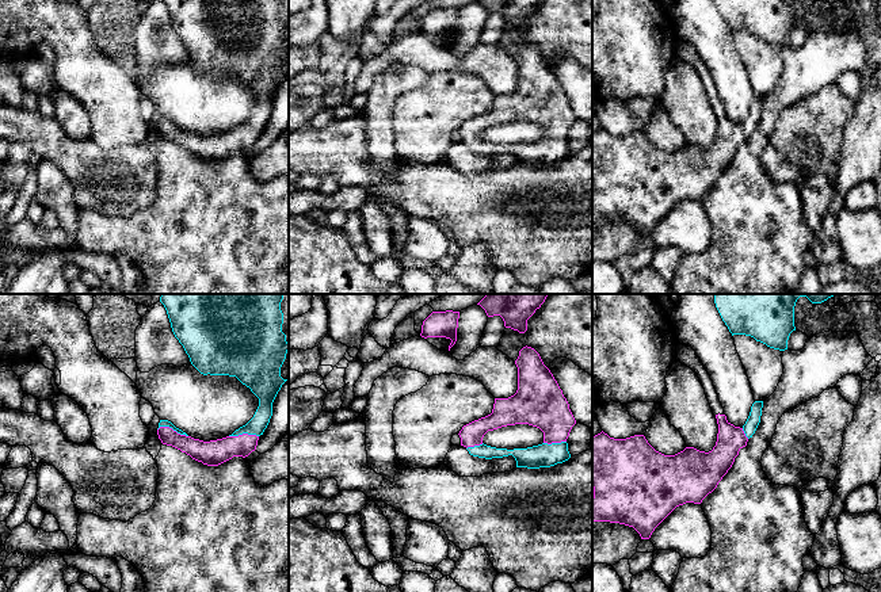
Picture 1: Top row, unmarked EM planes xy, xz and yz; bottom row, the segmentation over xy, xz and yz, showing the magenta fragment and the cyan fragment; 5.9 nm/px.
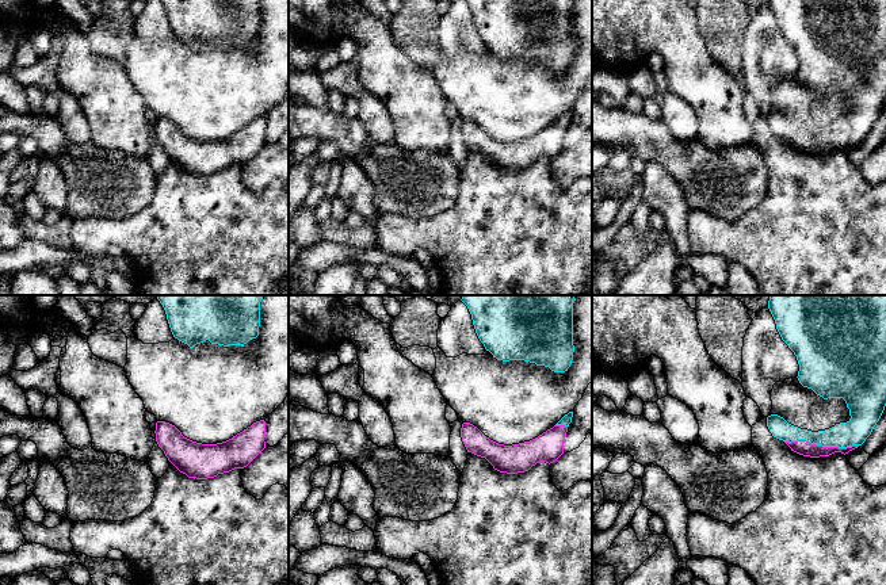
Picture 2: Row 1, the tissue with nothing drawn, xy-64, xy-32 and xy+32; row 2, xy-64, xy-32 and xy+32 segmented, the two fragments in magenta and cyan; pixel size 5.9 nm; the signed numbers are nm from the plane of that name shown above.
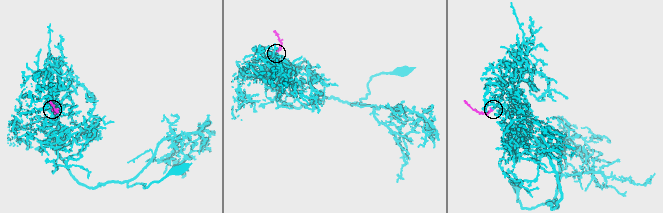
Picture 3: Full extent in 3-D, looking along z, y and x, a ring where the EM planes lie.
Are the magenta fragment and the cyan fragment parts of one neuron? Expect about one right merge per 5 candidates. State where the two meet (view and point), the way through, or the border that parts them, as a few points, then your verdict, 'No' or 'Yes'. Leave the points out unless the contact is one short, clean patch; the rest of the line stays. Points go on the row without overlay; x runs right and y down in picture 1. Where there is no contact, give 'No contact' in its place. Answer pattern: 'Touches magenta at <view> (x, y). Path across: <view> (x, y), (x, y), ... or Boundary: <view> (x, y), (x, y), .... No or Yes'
Touches magenta at xy (171, 125). Yes

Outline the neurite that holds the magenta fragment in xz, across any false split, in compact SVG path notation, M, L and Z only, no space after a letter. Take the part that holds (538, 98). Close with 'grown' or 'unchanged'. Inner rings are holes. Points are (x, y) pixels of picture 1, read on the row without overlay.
M523 43L515 57L518 87L508 95L495 95L492 110L459 127L461 142L470 152L492 156L512 152L516 164L539 165L571 154L567 135L576 117L550 66L539 50ZM529 121L544 129L544 140L527 145L496 145L483 140L488 127L507 122Z; grown

